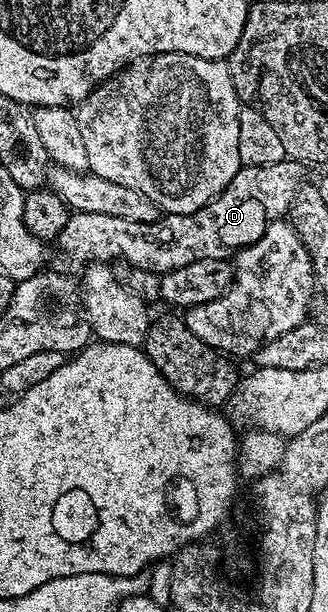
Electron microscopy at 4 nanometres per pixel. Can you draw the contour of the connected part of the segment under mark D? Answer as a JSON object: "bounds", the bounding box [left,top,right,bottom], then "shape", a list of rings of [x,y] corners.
{"bounds":[57,160,305,276],"shape":[[[290,160],[268,166],[243,166],[237,172],[237,176],[233,176],[231,183],[197,212],[167,214],[160,217],[157,222],[134,222],[121,220],[121,216],[101,216],[97,212],[75,212],[59,233],[57,246],[67,254],[76,254],[79,258],[91,258],[87,260],[95,264],[111,264],[124,258],[132,266],[151,270],[160,276],[168,274],[173,268],[185,268],[185,264],[193,264],[197,260],[210,258],[227,260],[232,257],[230,254],[234,250],[243,250],[246,246],[254,247],[258,244],[267,225],[290,211],[295,194],[304,181],[303,170],[305,170],[304,163]]]}

